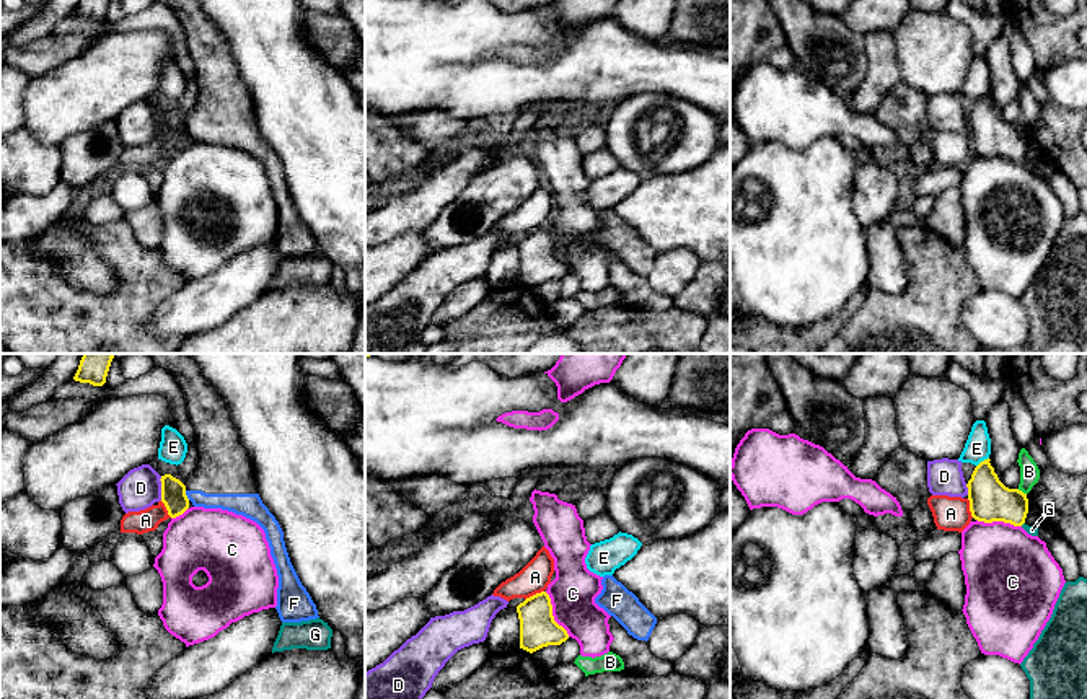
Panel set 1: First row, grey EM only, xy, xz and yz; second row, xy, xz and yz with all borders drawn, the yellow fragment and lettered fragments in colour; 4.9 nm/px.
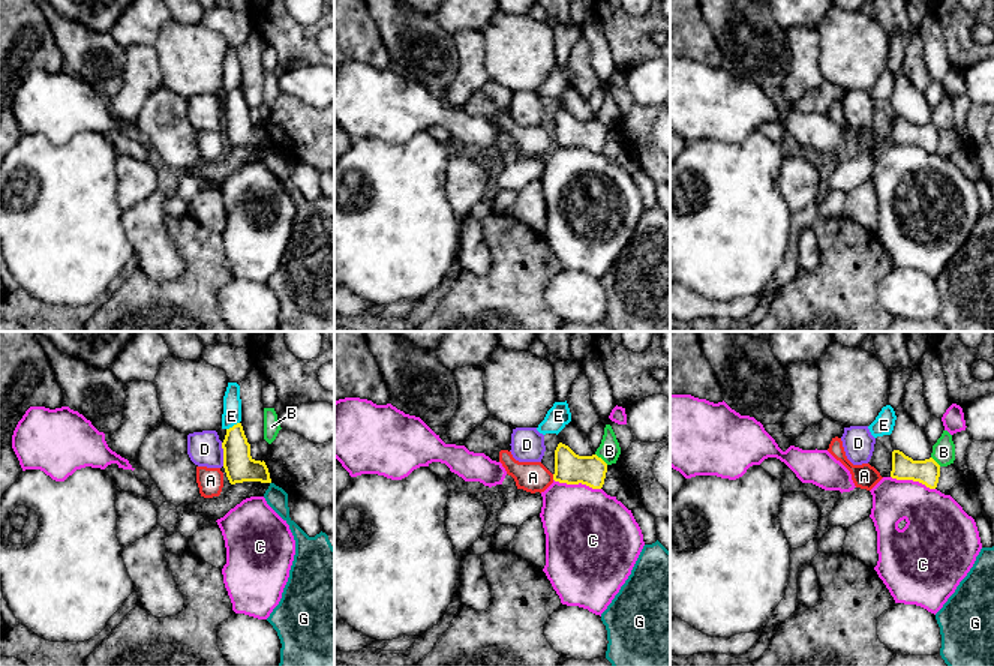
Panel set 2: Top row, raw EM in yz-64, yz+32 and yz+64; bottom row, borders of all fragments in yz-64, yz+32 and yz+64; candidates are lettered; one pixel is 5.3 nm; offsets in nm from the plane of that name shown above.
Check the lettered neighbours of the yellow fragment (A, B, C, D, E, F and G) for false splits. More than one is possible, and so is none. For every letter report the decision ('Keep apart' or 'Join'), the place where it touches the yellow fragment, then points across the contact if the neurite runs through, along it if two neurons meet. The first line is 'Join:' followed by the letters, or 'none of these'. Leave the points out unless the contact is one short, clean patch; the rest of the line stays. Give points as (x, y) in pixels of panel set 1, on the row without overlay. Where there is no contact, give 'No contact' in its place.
Join: none of these
A: Keep apart. Touches yellow at xz (533, 230). Boundary: xz (543, 225), (525, 235)
B: Keep apart. Touches yellow at yz (1020, 126)
C: Keep apart. Touches yellow at xz (551, 250). Boundary: xz (545, 227), (551, 237), (553, 253), (569, 271)
D: Keep apart. Touches yellow at xy (162, 123). Boundary: xy (162, 111), (160, 134)
E: Keep apart. Touches yellow at yz (981, 96)
F: Keep apart. Touches yellow at xy (186, 131)
G: Keep apart. Touches yellow at yz (1022, 158). Boundary: yz (1024, 157), (1020, 160)

